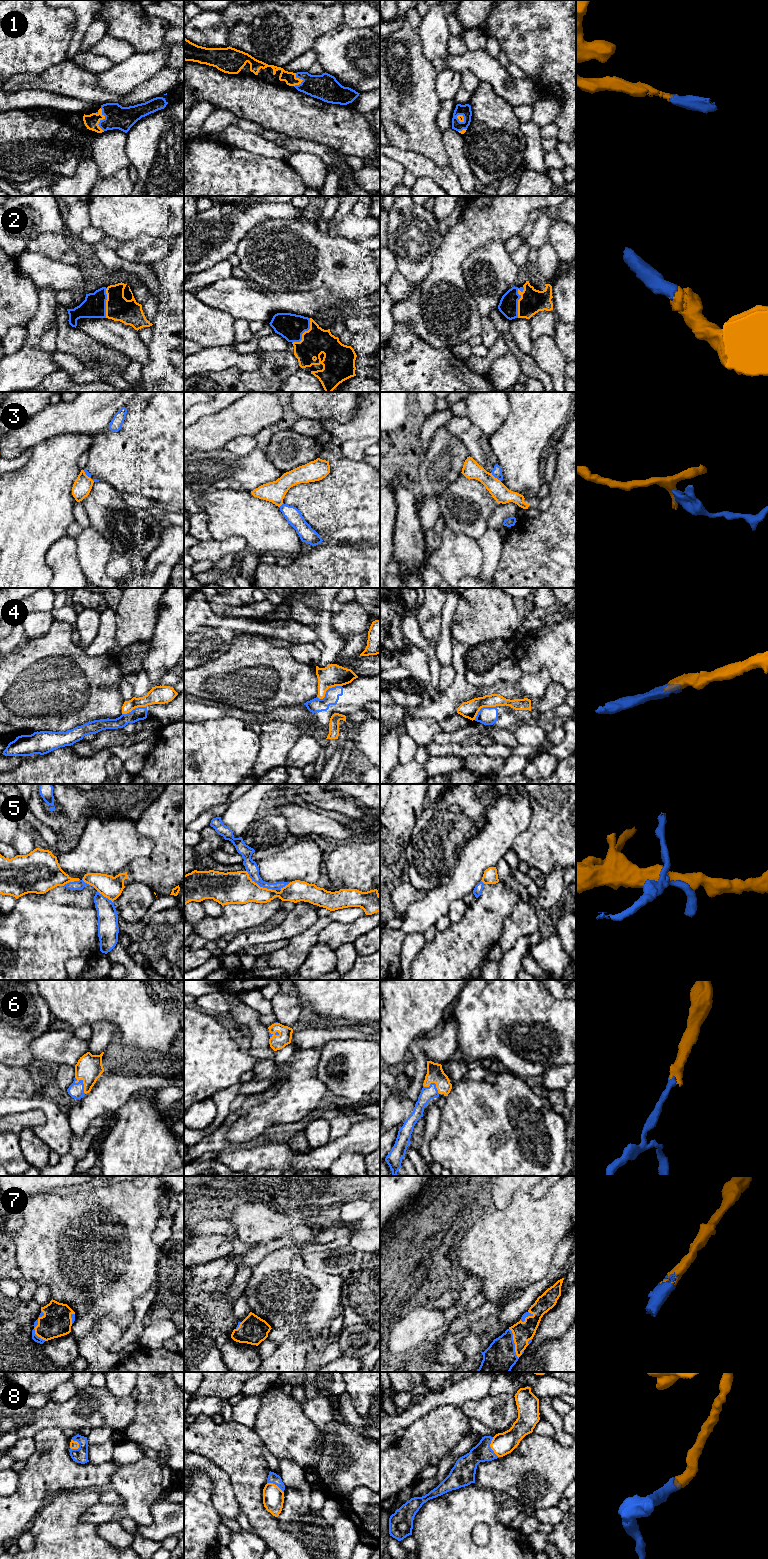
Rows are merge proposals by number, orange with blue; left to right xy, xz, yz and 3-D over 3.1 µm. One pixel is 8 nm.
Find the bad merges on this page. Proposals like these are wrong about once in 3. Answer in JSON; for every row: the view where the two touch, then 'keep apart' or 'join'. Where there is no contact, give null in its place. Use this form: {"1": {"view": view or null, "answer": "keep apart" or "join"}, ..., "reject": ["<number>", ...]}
{"1": {"view": "xy", "answer": "join"}, "2": {"view": "yz", "answer": "join"}, "3": {"view": "yz", "answer": "keep apart"}, "4": {"view": "xz", "answer": "keep apart"}, "5": {"view": "xz", "answer": "keep apart"}, "6": {"view": "xy", "answer": "join"}, "7": {"view": "xy", "answer": "join"}, "8": {"view": "xy", "answer": "join"}, "reject": ["3", "4", "5"]}

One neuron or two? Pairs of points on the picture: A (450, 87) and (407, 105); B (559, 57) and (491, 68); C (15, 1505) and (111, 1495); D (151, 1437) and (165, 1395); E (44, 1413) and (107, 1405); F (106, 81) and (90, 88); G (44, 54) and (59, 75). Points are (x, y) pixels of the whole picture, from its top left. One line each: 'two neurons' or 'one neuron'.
A: two neurons
B: two neurons
C: two neurons
D: one neuron
E: one neuron
F: two neurons
G: two neurons

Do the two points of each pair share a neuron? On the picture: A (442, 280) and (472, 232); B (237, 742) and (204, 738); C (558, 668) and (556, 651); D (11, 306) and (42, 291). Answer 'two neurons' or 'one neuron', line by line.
A: one neuron
B: one neuron
C: one neuron
D: two neurons

